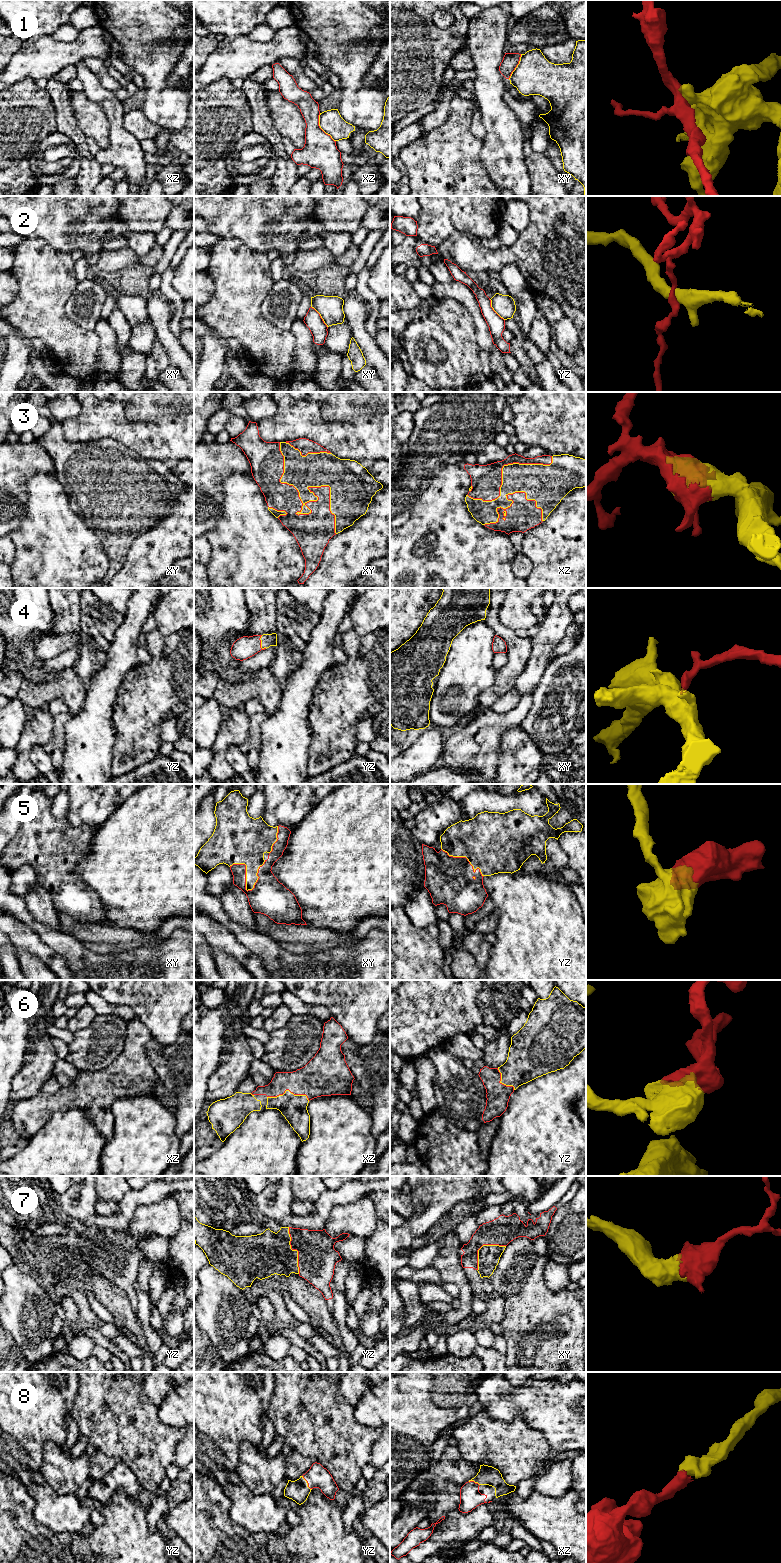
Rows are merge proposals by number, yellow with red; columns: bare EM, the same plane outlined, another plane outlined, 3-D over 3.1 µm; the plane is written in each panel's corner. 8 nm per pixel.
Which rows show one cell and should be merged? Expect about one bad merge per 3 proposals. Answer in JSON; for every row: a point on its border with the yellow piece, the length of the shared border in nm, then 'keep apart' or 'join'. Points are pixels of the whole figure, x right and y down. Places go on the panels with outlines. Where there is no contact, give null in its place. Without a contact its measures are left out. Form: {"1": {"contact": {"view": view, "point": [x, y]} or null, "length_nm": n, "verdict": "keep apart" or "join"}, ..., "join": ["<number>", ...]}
{"1": {"contact": {"view": "xz", "point": [321, 128]}, "length_nm": 260, "verdict": "keep apart"}, "2": {"contact": {"view": "yz", "point": [494, 310]}, "length_nm": 220, "verdict": "keep apart"}, "3": {"contact": {"view": "xy", "point": [315, 500]}, "length_nm": 850, "verdict": "join"}, "4": {"contact": {"view": "yz", "point": [261, 642]}, "length_nm": 120, "verdict": "join"}, "5": {"contact": {"view": "xy", "point": [246, 886]}, "length_nm": 300, "verdict": "join"}, "6": {"contact": {"view": "xz", "point": [288, 1090]}, "length_nm": 340, "verdict": "join"}, "7": {"contact": {"view": "yz", "point": [295, 1250]}, "length_nm": 380, "verdict": "join"}, "8": {"contact": {"view": "yz", "point": [306, 1482]}, "length_nm": 140, "verdict": "join"}, "join": ["3", "4", "5", "6", "7", "8"]}

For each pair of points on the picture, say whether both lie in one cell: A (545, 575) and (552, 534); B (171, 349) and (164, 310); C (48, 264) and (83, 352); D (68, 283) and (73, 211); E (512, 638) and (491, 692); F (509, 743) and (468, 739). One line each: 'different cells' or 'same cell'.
A: same cell
B: same cell
C: same cell
D: different cells
E: same cell
F: different cells

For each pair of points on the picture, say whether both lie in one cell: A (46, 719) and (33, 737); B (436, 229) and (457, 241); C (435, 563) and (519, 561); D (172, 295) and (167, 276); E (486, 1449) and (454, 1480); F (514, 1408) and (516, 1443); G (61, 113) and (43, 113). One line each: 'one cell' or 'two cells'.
A: one cell
B: two cells
C: two cells
D: one cell
E: two cells
F: two cells
G: two cells

